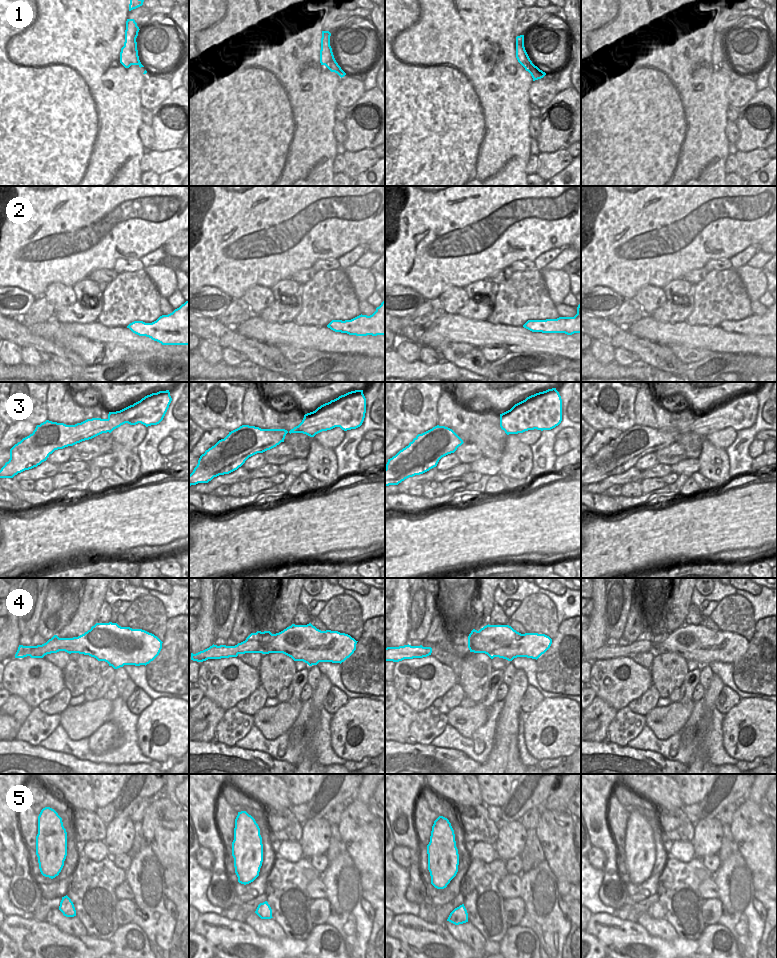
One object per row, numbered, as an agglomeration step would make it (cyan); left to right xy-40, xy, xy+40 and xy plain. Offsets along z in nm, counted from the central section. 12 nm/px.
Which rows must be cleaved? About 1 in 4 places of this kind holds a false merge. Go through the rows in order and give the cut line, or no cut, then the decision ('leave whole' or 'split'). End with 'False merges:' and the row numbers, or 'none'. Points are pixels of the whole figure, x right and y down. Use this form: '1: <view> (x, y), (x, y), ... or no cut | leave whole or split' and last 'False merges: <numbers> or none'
1: no cut | leave whole
2: no cut | leave whole
3: no cut | leave whole
4: no cut | leave whole
5: no cut | leave whole
False merges: none

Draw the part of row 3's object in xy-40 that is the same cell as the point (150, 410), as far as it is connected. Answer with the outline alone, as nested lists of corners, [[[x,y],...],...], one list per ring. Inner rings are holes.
[[[169,390],[159,391],[145,396],[140,401],[130,405],[120,411],[109,412],[107,419],[92,418],[75,425],[66,425],[46,420],[37,425],[29,436],[23,438],[10,449],[10,459],[0,470],[0,478],[13,478],[18,473],[37,467],[46,461],[55,450],[73,446],[85,440],[92,439],[102,433],[111,433],[114,429],[128,423],[136,425],[141,423],[146,427],[159,424],[172,401]]]

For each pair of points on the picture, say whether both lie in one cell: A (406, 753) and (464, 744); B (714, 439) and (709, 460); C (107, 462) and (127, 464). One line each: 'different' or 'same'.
A: different
B: different
C: different

